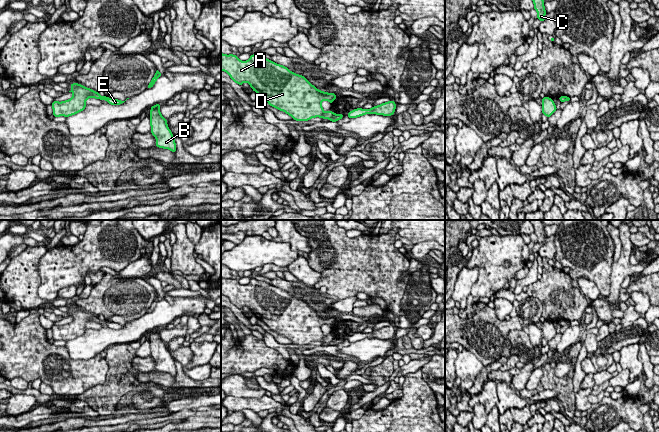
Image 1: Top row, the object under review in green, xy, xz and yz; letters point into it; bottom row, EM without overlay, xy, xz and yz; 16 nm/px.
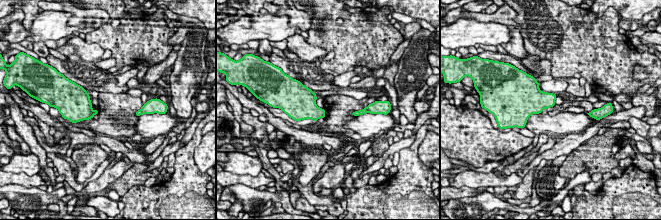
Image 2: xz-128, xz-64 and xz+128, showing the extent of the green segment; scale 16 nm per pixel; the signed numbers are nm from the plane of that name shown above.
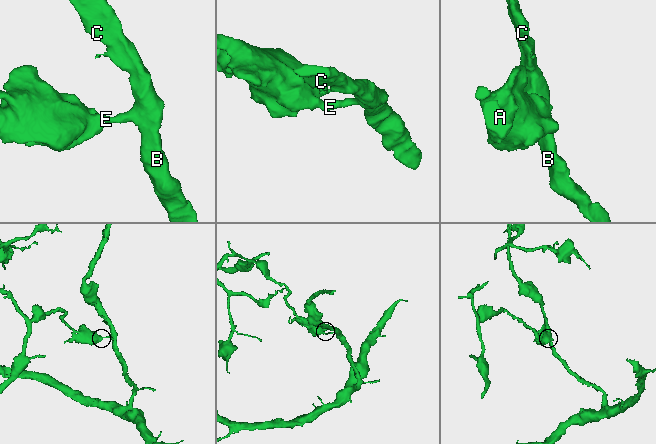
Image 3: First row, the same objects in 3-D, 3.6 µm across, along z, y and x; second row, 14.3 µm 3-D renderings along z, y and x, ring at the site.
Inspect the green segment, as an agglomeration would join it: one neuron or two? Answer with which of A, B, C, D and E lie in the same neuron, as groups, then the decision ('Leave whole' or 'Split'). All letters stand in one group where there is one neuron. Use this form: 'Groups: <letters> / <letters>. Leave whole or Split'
Groups: A D / B C E. Split

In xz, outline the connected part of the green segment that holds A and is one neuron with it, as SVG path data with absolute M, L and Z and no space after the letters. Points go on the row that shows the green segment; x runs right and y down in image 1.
M221 53L221 70L228 73L230 78L239 85L247 82L253 91L263 97L270 106L284 111L296 121L308 121L315 117L330 119L334 115L331 110L325 112L321 105L325 100L332 104L336 99L334 93L318 90L302 75L293 73L287 67L264 57L252 54L249 60L241 61L236 55Z

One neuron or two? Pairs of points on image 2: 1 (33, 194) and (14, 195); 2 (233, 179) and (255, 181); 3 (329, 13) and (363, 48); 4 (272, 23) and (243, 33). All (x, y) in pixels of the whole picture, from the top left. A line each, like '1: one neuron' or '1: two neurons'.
1: one neuron
2: one neuron
3: one neuron
4: one neuron

